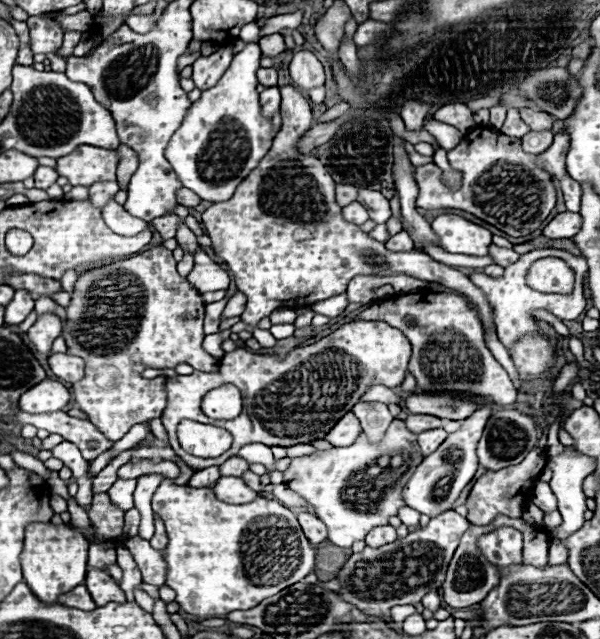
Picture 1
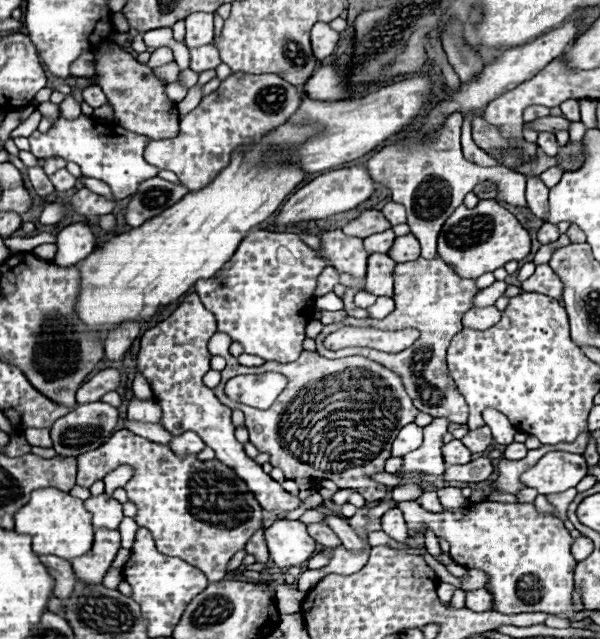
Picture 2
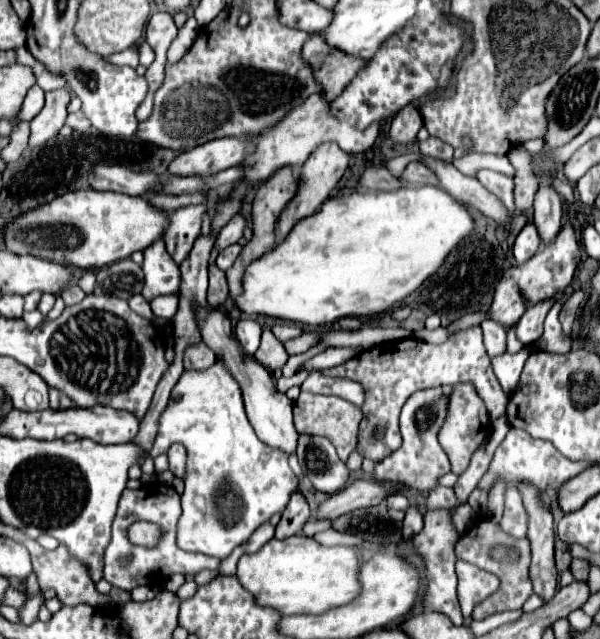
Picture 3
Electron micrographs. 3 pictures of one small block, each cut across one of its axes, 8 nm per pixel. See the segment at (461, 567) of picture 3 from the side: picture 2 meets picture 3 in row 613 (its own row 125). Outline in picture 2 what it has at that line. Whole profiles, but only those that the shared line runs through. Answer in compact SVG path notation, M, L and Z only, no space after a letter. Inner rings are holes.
M466 114L464 116L464 124L462 124L462 152L466 156L466 160L476 162L480 166L494 166L498 164L498 160L494 160L490 154L486 154L482 148L478 148L472 140L472 116Z

